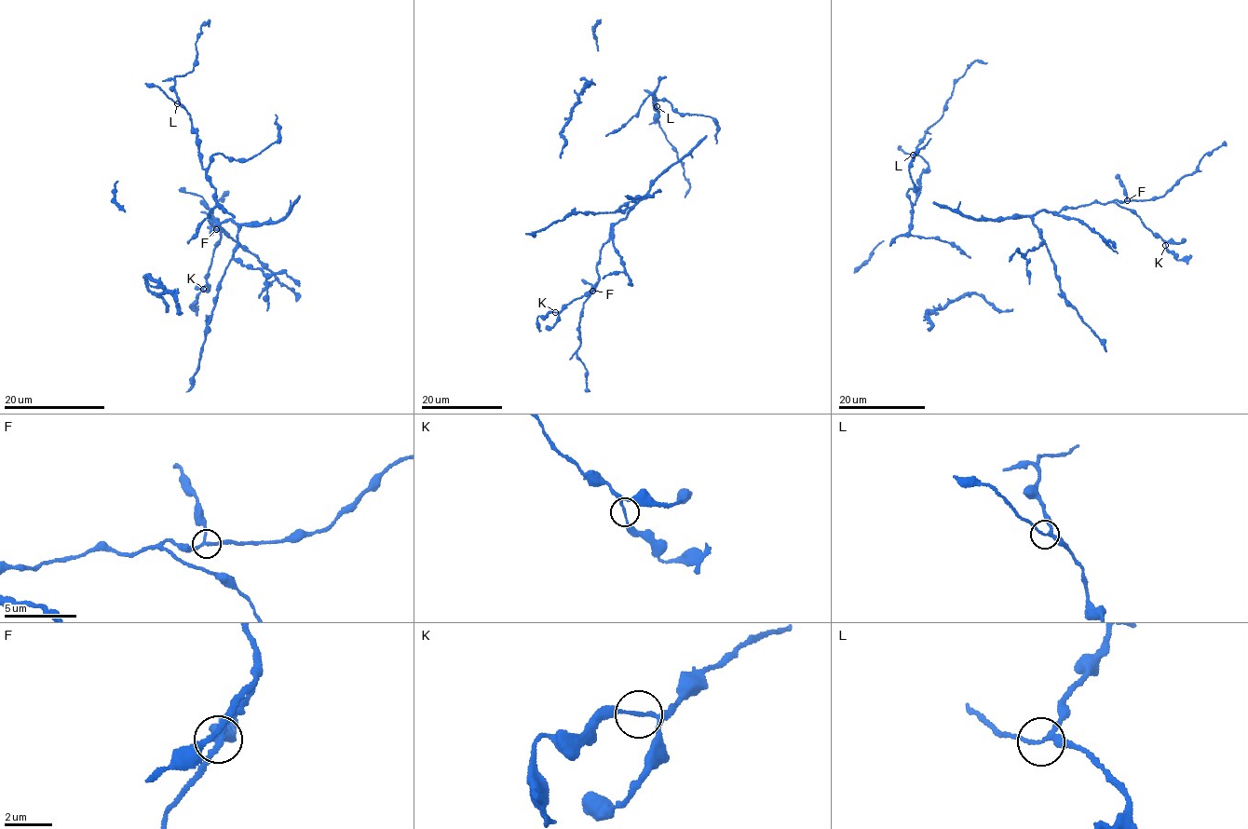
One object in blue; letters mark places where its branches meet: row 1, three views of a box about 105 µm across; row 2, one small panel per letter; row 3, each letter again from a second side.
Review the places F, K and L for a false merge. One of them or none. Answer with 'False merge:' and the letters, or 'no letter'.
False merge: no letter

